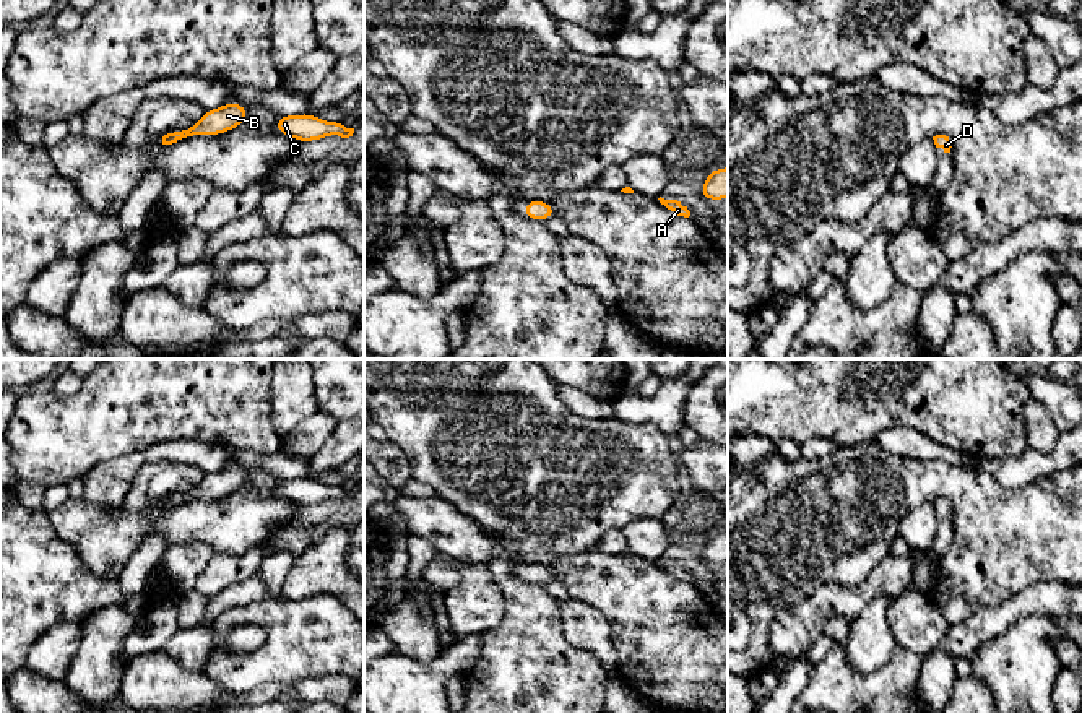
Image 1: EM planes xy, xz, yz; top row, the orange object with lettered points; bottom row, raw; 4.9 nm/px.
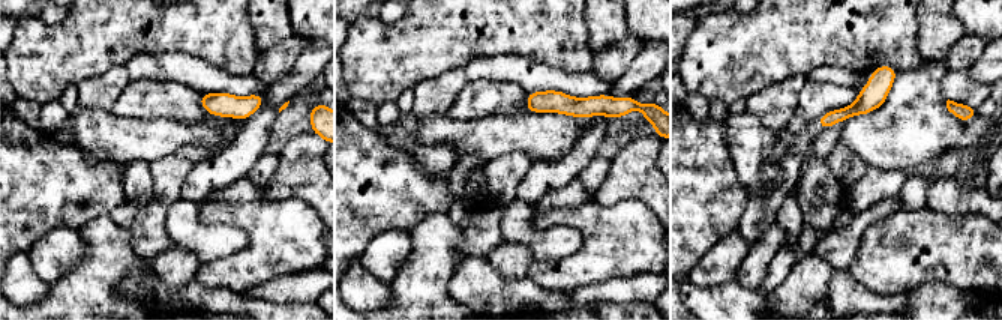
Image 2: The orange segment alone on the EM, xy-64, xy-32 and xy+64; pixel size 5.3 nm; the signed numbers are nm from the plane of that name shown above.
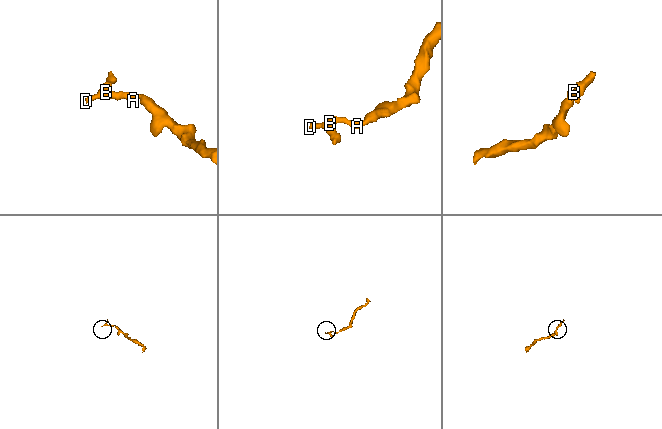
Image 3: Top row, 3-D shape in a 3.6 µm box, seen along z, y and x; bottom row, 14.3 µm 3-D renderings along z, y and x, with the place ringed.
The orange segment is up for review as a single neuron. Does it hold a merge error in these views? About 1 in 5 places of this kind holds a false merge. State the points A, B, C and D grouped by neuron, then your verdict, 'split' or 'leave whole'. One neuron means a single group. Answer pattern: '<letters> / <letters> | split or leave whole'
A B C D | leave whole

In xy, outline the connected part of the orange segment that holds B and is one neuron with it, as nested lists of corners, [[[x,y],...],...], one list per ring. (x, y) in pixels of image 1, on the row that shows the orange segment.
[[[226,102],[218,109],[206,110],[201,119],[187,130],[174,130],[162,136],[162,145],[172,145],[197,135],[221,135],[237,128],[249,119],[247,109],[239,102]]]

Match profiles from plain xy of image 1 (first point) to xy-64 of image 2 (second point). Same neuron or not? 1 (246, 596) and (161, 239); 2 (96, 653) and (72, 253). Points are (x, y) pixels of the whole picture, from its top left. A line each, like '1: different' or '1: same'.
1: different
2: different

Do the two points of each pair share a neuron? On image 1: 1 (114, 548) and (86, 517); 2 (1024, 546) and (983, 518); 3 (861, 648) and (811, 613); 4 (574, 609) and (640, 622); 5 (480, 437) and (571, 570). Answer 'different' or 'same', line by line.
1: same
2: same
3: different
4: different
5: different

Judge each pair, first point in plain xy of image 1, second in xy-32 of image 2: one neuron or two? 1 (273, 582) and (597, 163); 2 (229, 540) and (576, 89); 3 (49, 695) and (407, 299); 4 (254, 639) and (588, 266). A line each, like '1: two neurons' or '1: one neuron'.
1: one neuron
2: two neurons
3: two neurons
4: two neurons

